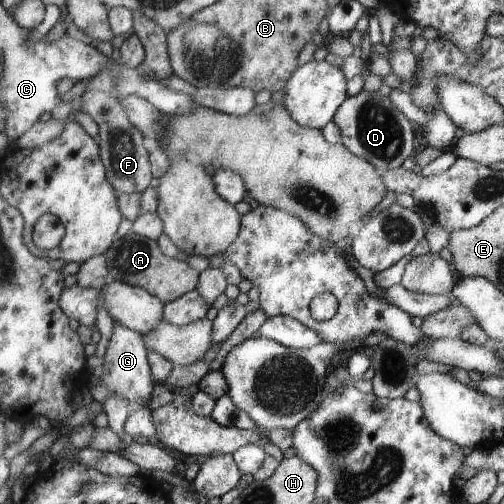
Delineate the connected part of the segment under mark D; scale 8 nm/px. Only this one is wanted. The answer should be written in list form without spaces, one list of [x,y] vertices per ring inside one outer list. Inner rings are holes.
[[[363,91],[349,97],[339,108],[333,122],[341,131],[341,143],[345,144],[353,154],[371,162],[381,172],[400,168],[415,150],[414,122],[403,115],[403,112],[389,100],[387,94]]]

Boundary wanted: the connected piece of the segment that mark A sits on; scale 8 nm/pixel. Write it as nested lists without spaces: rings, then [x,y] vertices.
[[[131,231],[117,239],[105,255],[112,280],[145,288],[147,292],[161,298],[165,303],[174,302],[187,292],[196,290],[201,277],[201,273],[179,257],[165,256],[155,240]]]

